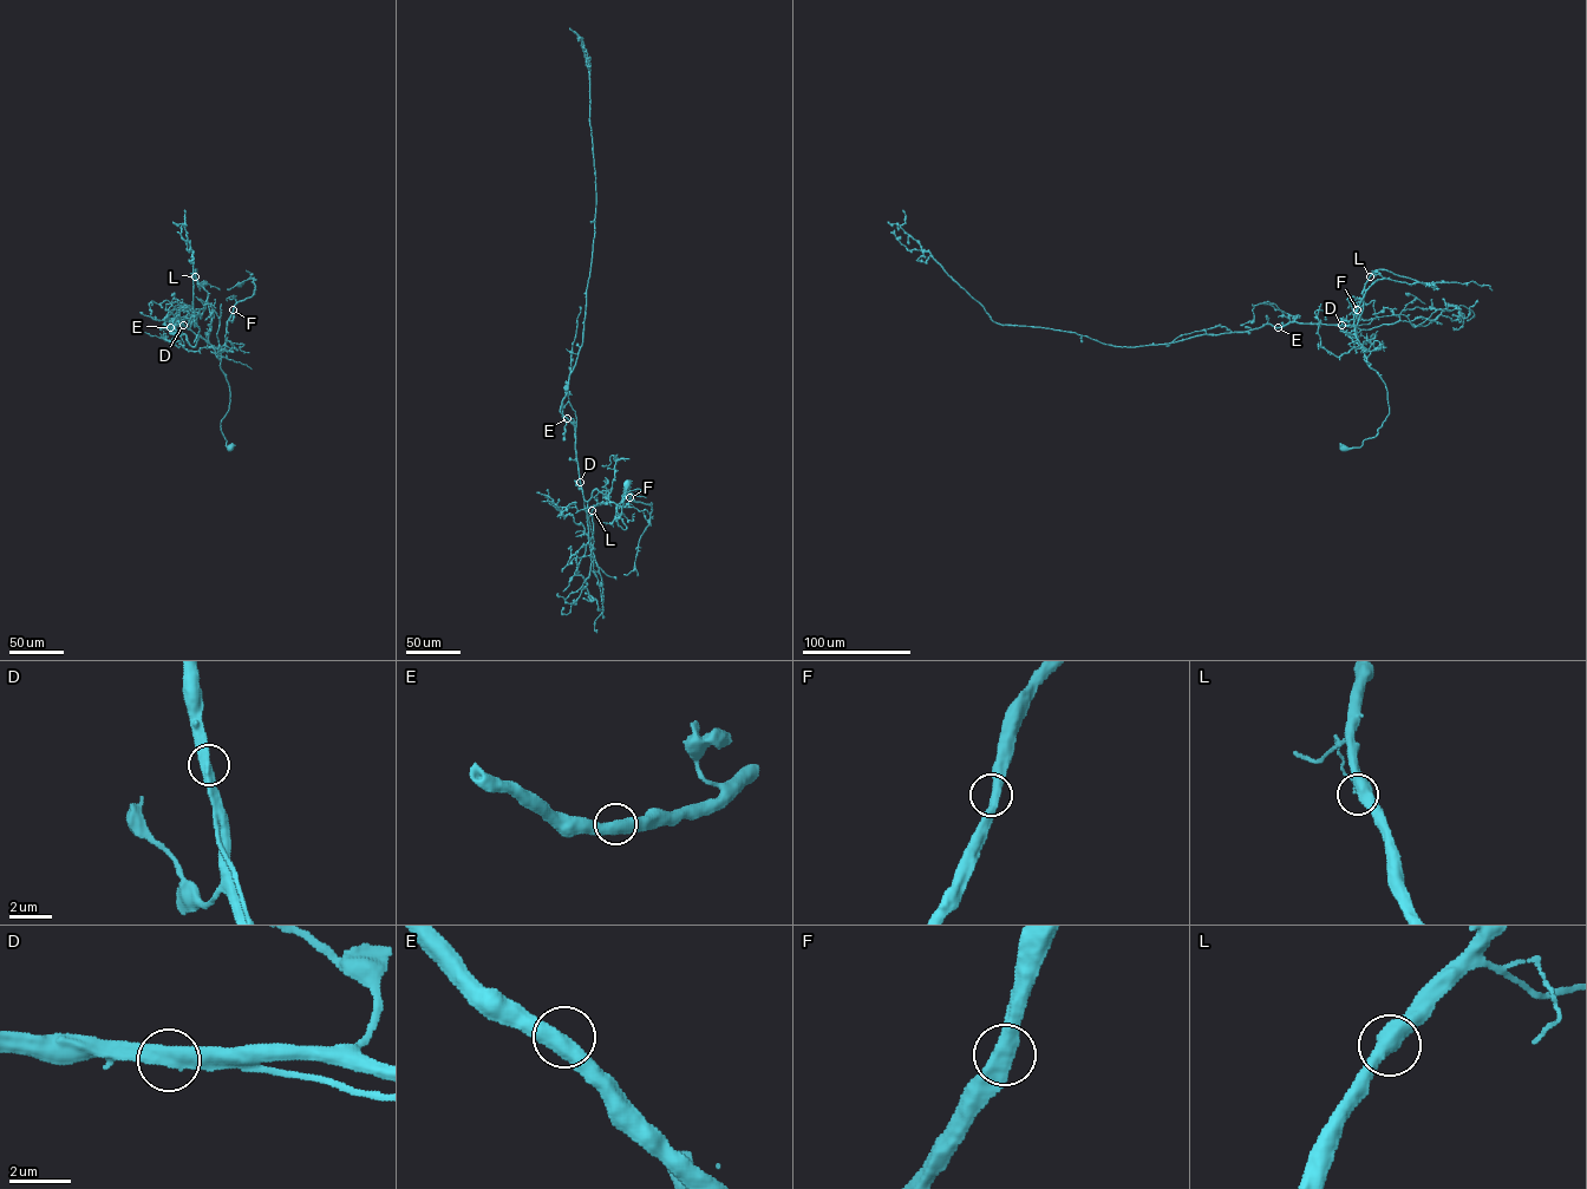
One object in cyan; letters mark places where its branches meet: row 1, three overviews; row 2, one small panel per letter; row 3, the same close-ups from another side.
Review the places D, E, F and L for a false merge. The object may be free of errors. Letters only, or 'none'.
D

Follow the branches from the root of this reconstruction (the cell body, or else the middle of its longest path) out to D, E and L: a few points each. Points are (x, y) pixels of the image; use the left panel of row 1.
D: (230, 448), (220, 428), (230, 394), (220, 366), (220, 352), (183, 325)
E: (230, 448), (220, 428), (230, 394), (220, 366), (220, 352), (178, 322), (170, 327)
L: (230, 448), (220, 428), (228, 410), (229, 387), (220, 366), (220, 352), (208, 340), (207, 292), (195, 276)

